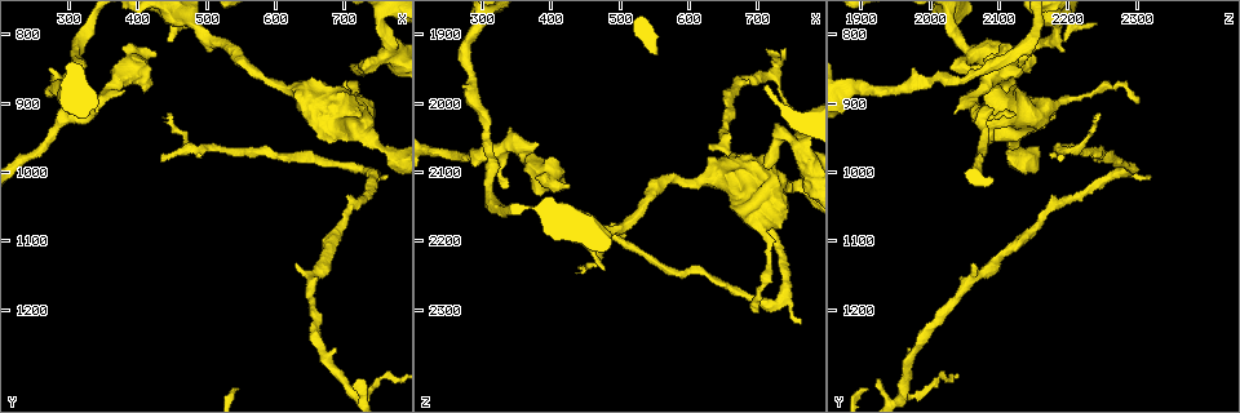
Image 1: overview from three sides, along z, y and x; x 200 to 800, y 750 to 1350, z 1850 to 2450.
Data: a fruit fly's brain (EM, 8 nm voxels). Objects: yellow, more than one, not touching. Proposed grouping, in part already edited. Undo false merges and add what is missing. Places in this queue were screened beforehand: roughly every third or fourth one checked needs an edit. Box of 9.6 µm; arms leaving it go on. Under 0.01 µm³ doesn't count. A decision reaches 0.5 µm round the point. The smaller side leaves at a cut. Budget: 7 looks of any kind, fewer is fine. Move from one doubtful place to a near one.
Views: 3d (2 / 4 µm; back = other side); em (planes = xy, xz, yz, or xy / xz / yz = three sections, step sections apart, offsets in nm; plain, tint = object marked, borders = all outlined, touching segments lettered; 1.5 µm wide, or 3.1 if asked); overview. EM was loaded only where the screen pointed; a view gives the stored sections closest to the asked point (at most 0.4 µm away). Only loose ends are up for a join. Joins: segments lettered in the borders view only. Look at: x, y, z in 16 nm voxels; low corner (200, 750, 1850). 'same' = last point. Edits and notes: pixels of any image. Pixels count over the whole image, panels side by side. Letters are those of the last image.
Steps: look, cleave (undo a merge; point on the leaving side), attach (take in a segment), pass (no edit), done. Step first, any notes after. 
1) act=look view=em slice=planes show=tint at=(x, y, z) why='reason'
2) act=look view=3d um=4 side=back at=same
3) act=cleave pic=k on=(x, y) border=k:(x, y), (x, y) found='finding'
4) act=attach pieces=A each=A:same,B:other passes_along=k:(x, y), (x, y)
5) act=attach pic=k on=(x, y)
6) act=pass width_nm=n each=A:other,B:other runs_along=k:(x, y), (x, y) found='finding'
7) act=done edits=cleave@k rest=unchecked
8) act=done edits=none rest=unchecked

act=look view=em slice=planes show=borders at=(720, 1300, 1925) why='branch stops here'

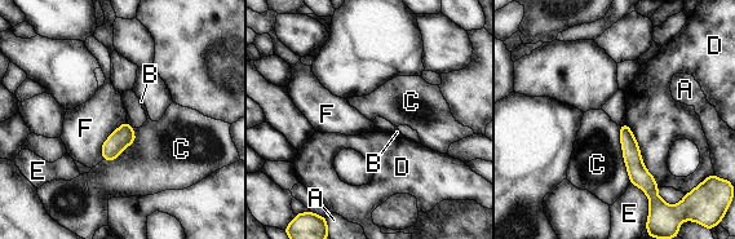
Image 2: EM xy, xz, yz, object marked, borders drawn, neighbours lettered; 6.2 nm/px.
act=pass each=A:other,B:other,C:other,D:other,E:other,F:other runs_along=2:(624, 128), (637, 173), (651, 194) found='none of them fits'

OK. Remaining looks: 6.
act=look view=em slice=planes show=plain at=(755, 965, 2120) why='sudden change in width'

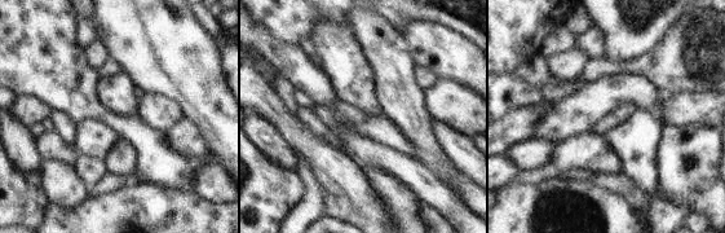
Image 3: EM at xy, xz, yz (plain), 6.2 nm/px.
act=look view=em slice=planes show=tint at=same

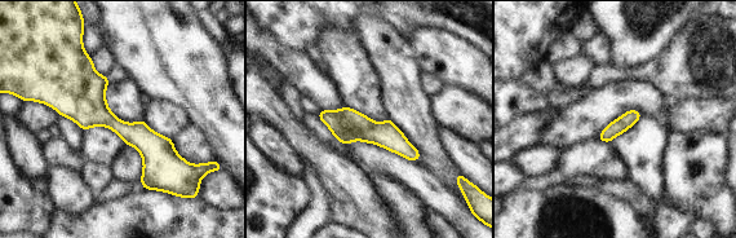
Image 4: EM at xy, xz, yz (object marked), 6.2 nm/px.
act=look view=em slice=planes show=borders at=same why='see the neighbours'

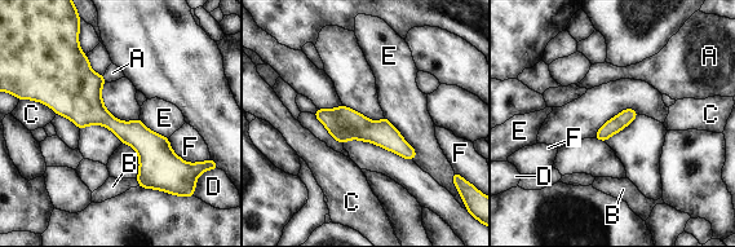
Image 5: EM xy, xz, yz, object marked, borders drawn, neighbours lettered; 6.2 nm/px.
act=pass width_nm=100 each=A:other,B:other,C:other,D:other,E:other,F:other runs_along=5:(45, 96), (75, 96), (181, 167) found='one cell here'

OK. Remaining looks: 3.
act=look view=em slice=planes show=borders at=(335, 920, 2130) why='free end'

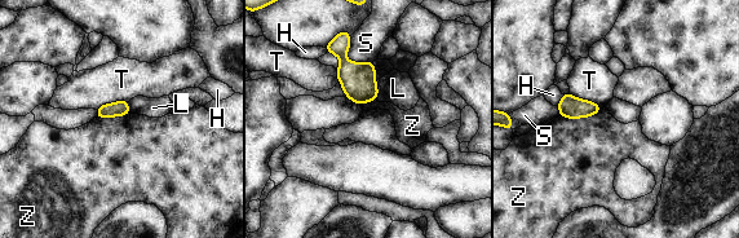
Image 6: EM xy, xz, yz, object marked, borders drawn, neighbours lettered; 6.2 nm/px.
act=pass each=H:other,L:other,S:other,T:other,Z:other border=6:(601, 109), (587, 117), (560, 117) found='no lettered segment goes on from it'

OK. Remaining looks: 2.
act=done edits=none rest=unchecked

